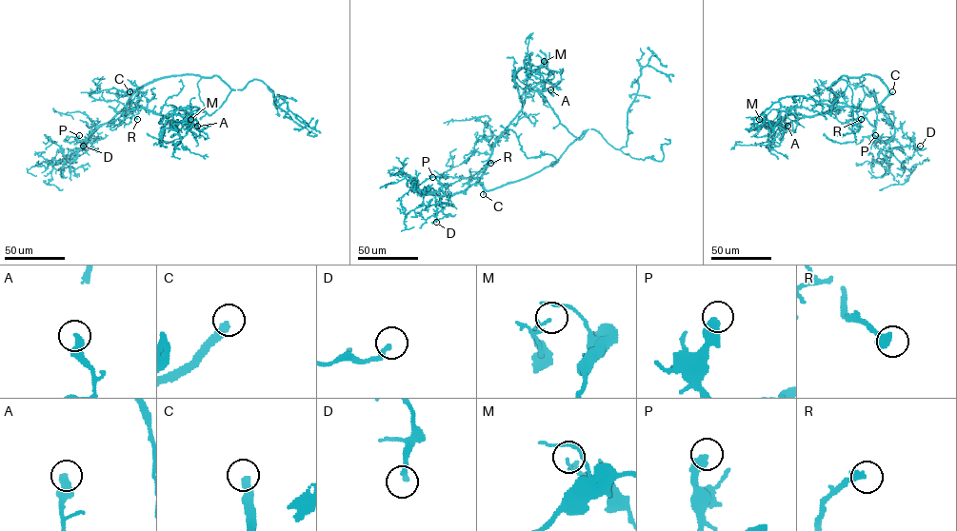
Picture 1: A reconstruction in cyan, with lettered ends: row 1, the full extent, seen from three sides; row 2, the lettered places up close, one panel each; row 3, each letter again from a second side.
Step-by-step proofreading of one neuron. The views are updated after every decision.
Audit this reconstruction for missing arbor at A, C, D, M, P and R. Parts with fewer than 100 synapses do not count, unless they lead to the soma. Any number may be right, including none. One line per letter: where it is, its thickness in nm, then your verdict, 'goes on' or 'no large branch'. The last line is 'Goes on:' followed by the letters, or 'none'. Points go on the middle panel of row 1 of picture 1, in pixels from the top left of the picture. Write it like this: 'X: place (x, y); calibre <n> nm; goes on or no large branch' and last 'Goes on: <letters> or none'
A: place (550, 89); calibre 360 nm; no large branch
C: place (483, 194); calibre 360 nm; goes on
D: place (436, 222); calibre 260 nm; no large branch
M: place (544, 61); calibre 70 nm; no large branch
P: place (432, 177); calibre 480 nm; no large branch
R: place (490, 163); calibre 360 nm; no large branch
Goes on: C

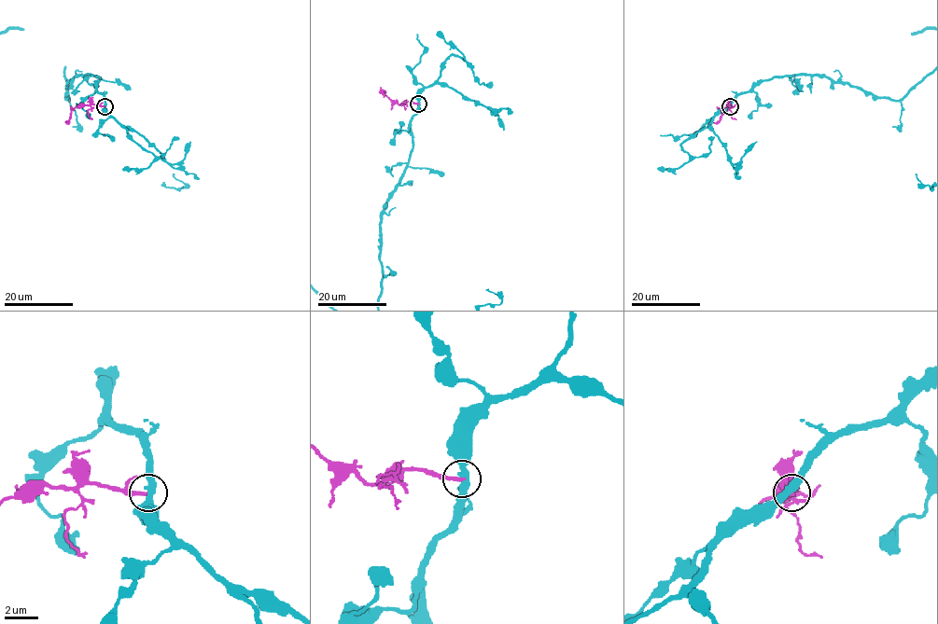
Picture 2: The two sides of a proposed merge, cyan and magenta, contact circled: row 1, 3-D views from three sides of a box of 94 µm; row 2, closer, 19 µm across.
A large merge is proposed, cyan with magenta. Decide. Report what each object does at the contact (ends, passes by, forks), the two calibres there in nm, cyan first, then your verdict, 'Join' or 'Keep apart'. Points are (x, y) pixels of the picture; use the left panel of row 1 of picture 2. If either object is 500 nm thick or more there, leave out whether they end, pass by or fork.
At the ring cyan passes by. At the ring magenta ends. Thickness 400 nm (cyan) against 240 nm. Keep apart

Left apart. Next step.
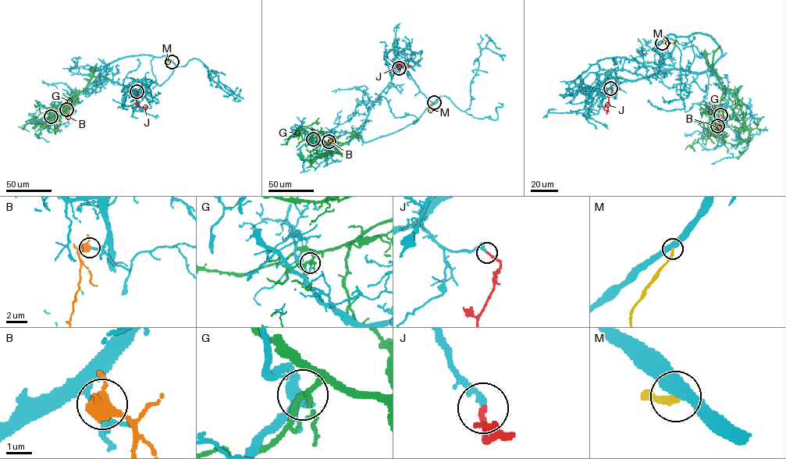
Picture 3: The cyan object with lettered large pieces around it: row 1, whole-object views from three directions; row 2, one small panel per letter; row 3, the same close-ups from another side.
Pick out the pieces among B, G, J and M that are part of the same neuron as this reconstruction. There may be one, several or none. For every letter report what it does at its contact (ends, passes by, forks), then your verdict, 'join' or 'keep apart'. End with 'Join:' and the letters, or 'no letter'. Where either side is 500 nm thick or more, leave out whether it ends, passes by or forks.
B: it passes by; join
G: it forks there; keep apart
J: it ends there; join
M: keep apart
Join: B, J

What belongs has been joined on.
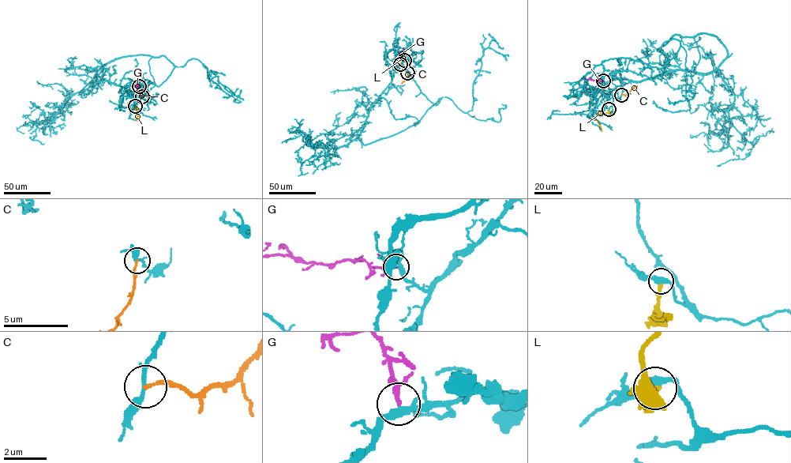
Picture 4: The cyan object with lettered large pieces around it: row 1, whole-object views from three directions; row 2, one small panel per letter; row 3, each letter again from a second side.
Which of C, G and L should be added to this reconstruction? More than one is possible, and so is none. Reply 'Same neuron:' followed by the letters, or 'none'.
Same neuron: G

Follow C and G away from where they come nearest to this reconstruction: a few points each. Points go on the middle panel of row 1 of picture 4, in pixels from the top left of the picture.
C: (407, 73), (401, 84)
G: (405, 60), (402, 54), (402, 47)

